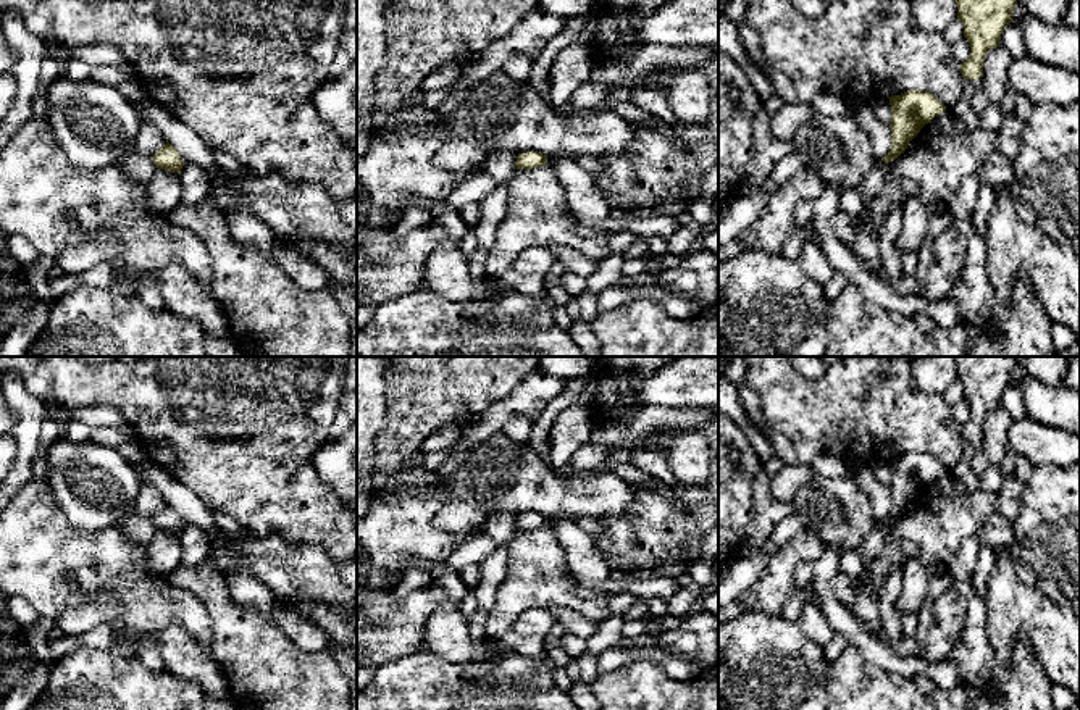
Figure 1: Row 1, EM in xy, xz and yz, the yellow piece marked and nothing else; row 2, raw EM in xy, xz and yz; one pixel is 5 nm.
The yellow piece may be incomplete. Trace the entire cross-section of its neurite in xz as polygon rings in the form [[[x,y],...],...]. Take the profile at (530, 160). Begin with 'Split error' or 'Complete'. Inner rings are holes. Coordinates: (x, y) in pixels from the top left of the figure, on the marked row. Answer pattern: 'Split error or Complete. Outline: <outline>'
Complete. Outline: [[[538,152],[518,153],[515,166],[517,169],[533,169],[546,165],[546,155]]]

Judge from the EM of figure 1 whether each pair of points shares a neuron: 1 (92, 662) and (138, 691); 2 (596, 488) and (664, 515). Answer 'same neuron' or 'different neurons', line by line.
1: same neuron
2: different neurons

